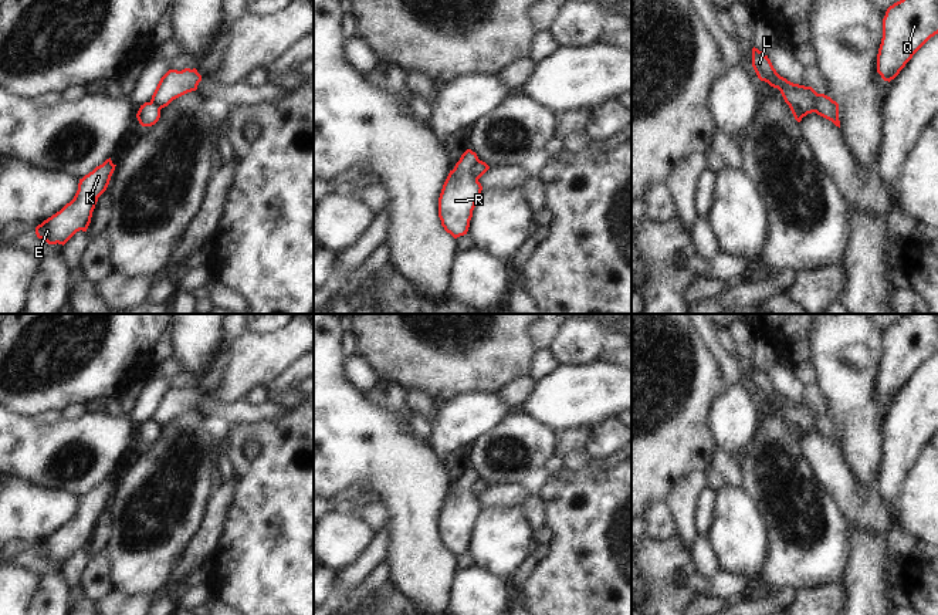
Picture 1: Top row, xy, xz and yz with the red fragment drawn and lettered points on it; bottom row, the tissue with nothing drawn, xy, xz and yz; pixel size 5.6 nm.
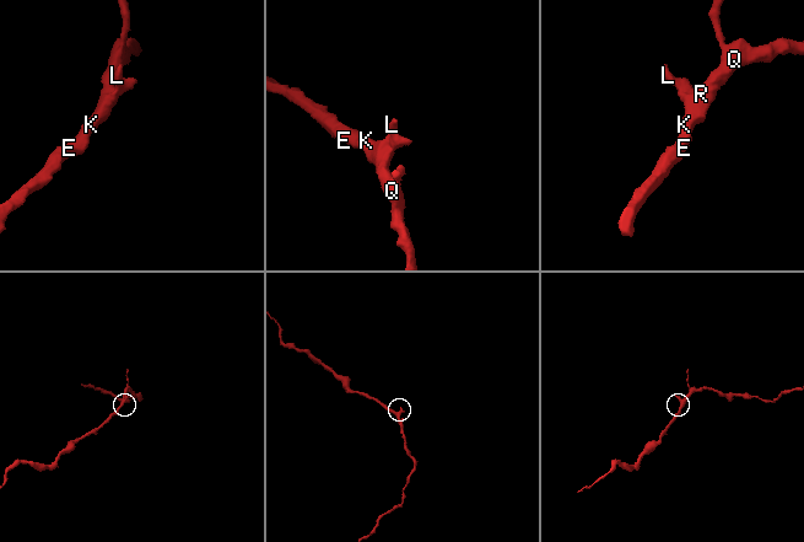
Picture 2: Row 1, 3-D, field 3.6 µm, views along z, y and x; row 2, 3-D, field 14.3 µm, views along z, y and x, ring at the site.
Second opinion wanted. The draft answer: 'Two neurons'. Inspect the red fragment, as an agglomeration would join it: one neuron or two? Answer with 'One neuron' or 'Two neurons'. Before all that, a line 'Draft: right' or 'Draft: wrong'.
Draft: right
Two neurons

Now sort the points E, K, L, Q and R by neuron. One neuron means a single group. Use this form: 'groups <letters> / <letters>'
groups E K Q R / L

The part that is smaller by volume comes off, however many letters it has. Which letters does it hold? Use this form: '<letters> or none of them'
L

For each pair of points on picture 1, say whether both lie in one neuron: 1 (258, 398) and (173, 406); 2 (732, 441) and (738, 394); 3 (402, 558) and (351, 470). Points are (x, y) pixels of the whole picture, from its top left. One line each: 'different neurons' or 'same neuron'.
1: different neurons
2: same neuron
3: same neuron

